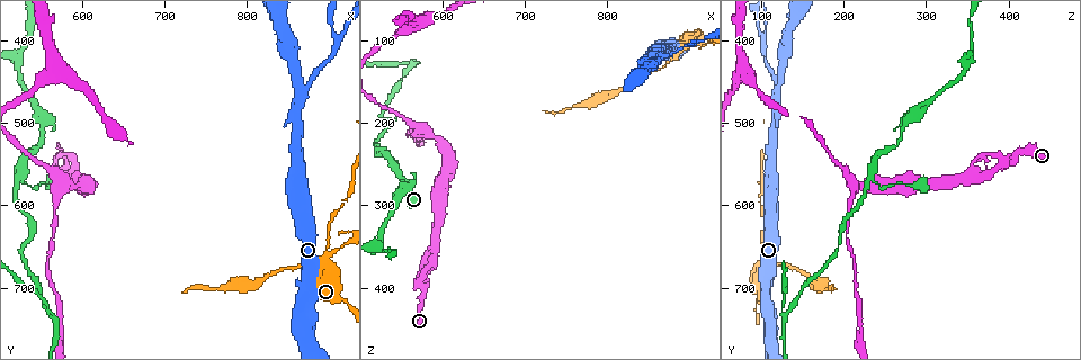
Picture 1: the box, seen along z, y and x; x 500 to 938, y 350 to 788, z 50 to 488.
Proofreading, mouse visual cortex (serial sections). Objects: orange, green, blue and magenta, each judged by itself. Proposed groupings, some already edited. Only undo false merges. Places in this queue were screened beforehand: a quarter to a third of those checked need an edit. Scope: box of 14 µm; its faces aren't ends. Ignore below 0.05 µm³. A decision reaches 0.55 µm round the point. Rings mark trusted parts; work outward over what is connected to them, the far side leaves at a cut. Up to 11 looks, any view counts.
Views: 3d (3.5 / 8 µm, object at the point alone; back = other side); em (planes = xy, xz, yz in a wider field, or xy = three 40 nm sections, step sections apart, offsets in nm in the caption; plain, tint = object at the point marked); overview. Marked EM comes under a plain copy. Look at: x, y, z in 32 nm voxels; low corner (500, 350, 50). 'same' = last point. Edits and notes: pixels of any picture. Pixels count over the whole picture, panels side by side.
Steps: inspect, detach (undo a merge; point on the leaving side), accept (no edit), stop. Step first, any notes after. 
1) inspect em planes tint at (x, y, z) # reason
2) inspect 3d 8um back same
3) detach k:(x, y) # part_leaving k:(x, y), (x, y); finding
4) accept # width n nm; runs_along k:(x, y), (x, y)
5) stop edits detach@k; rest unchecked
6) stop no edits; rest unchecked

inspect 3d 3.5um at (550, 495, 275) # sudden change in width

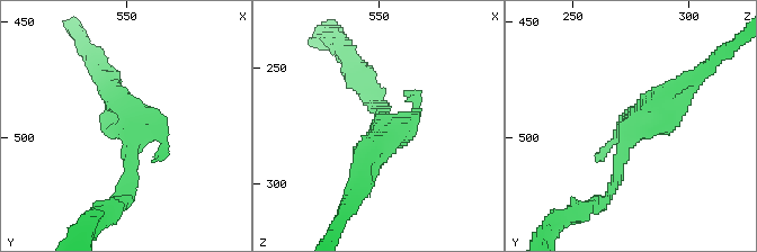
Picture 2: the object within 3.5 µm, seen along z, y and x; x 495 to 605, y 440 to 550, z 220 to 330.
inspect em planes tint at (553, 496, 278) # shape alone is not enough

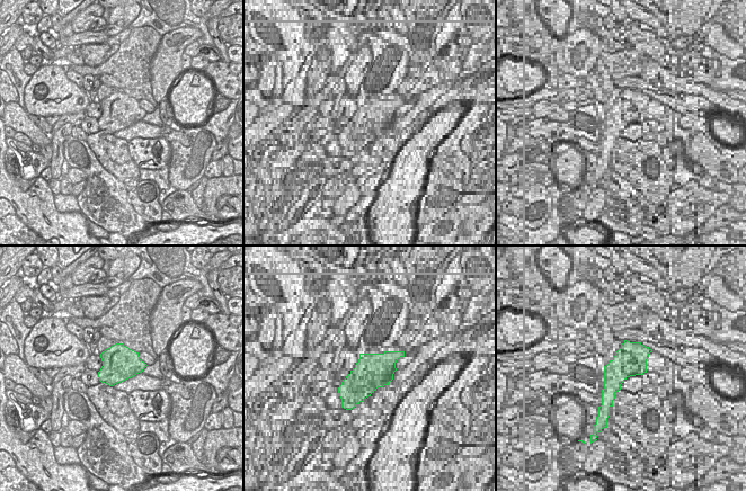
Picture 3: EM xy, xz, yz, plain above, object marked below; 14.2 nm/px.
accept # runs_along 2:(608, 194), (629, 135), (689, 77); one cell here

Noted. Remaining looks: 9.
inspect 3d 3.5um at (575, 535, 410) # a narrow waist

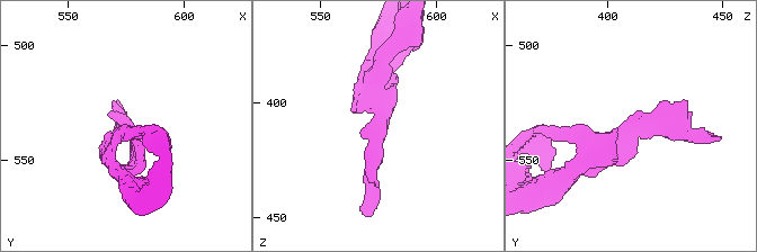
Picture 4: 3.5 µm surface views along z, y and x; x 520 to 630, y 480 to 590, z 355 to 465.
inspect em xy step 5 tint at (576, 535, 409)

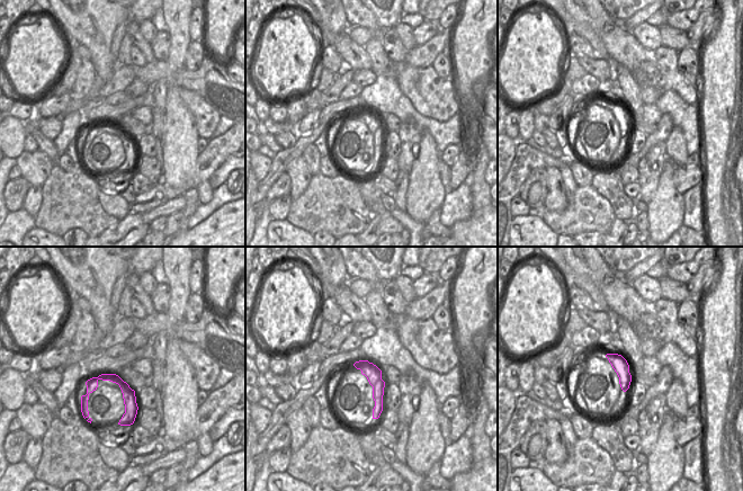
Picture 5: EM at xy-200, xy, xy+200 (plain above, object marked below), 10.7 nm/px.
accept # runs_along 4:(698, 136), (640, 123), (577, 164); continuous, no second cell

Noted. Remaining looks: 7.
inspect 3d 3.5um at (575, 580, 210) # calibre changes

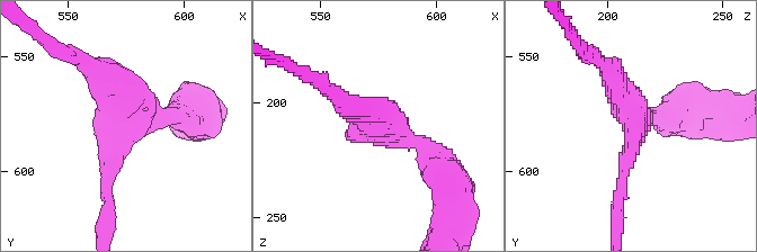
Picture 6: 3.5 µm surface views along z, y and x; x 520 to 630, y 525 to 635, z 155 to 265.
inspect em xy step 3 tint at (578, 581, 214)

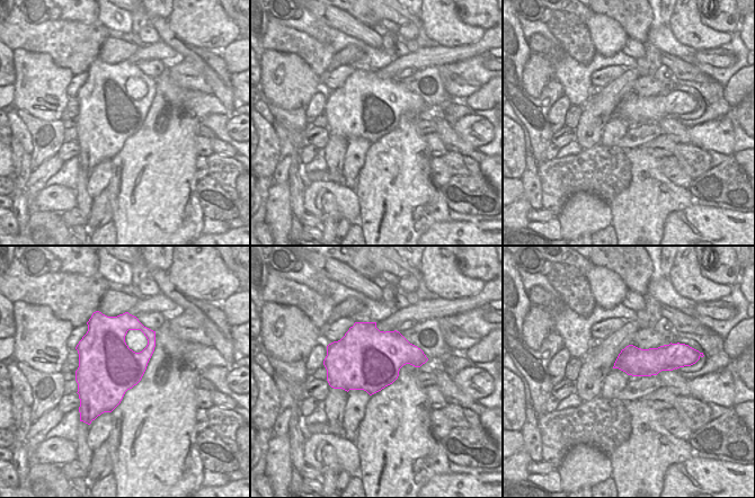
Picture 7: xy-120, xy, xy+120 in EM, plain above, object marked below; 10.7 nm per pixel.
accept # runs_along 6:(193, 113), (144, 116), (107, 191); one cell here

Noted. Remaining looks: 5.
inspect 3d 3.5um at (565, 735, 125) # arms run side by side

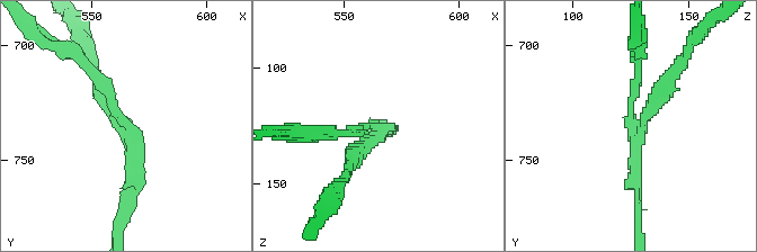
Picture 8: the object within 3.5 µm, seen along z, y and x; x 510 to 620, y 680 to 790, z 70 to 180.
inspect em xy step 5 tint at (565, 734, 129) # arms 3; arm_widths 150, 200, 200 nm

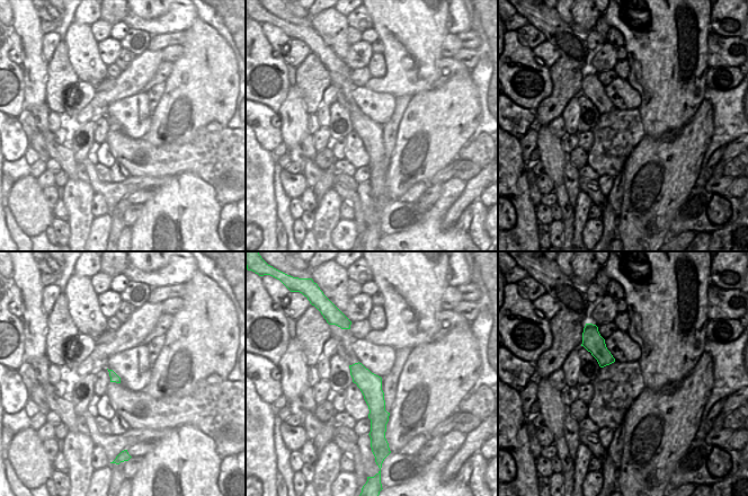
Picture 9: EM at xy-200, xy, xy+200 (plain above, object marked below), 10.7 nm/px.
accept # runs_along 8:(347, 170), (379, 129), (337, 133); one cell here

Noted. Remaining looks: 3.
inspect 3d 3.5um at (865, 460, 120) # a fork

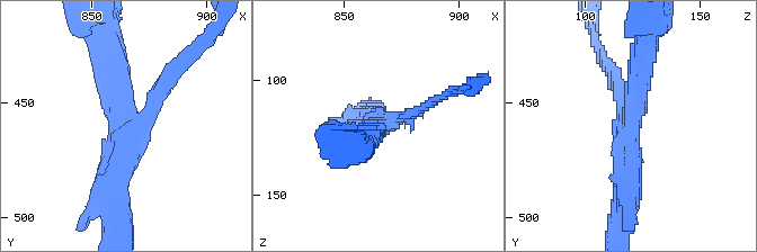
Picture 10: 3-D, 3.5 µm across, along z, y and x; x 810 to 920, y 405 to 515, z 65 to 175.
inspect em xy step 2 tint at (866, 461, 119) # arms 3; arm_widths 150, 350, 400 nm; now the EM

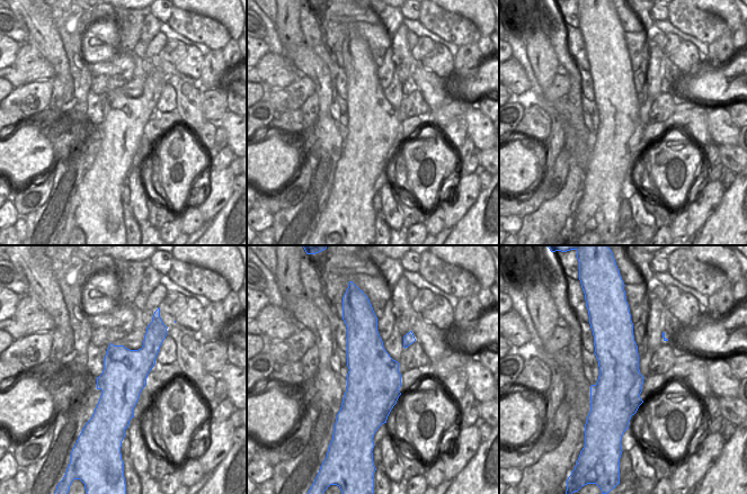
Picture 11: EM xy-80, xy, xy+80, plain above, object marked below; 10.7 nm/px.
accept # runs_along 10:(623, 203), (626, 129), (643, 57); all the same cell

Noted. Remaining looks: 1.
stop no edits; rest unchecked

